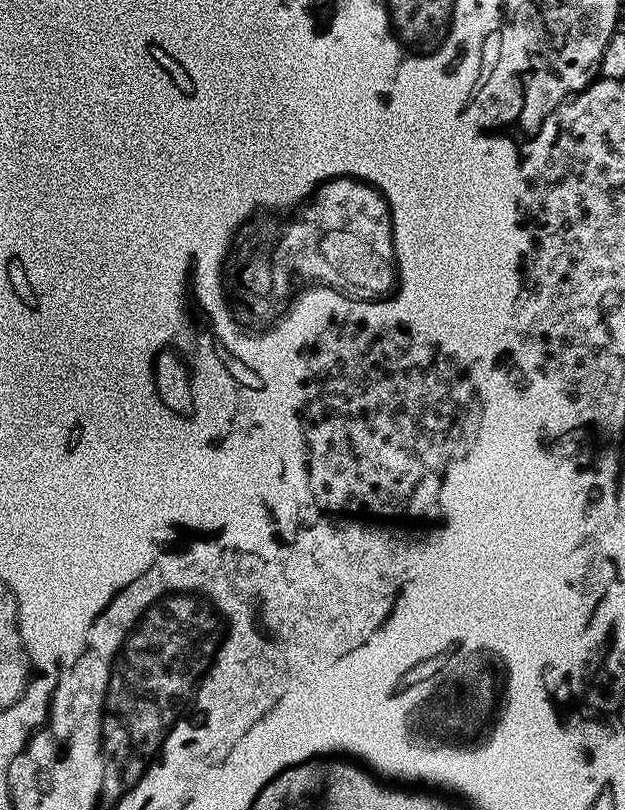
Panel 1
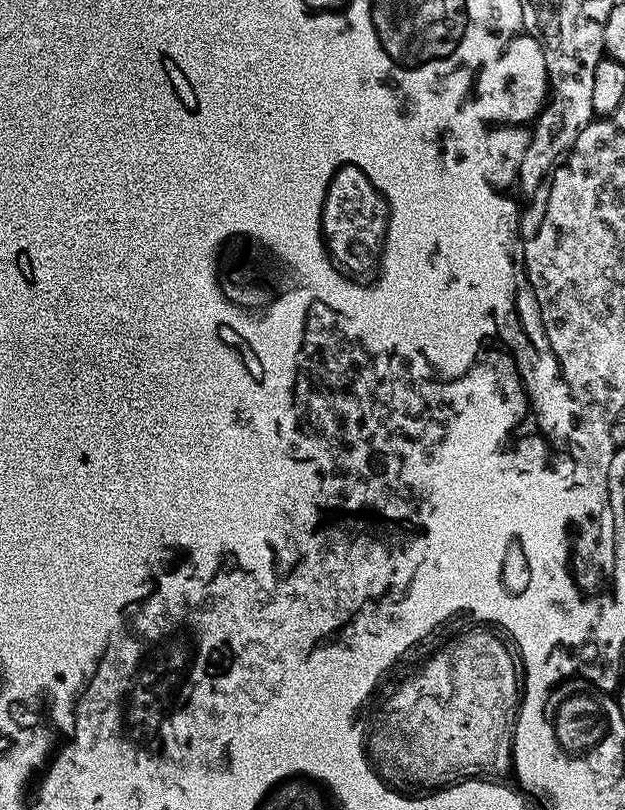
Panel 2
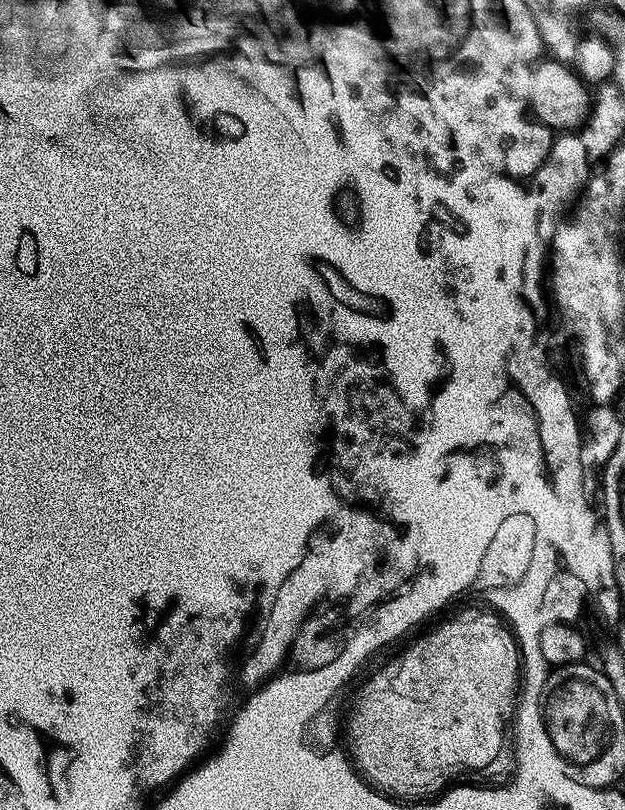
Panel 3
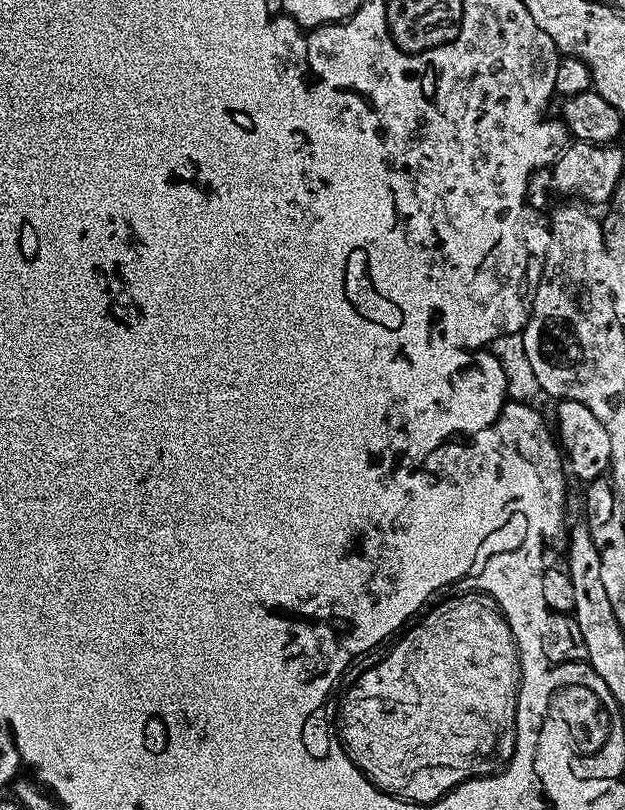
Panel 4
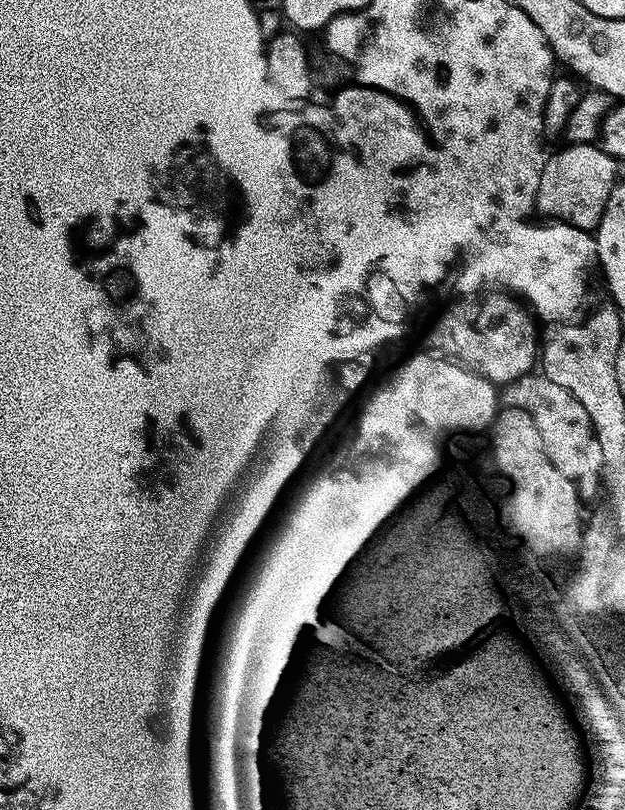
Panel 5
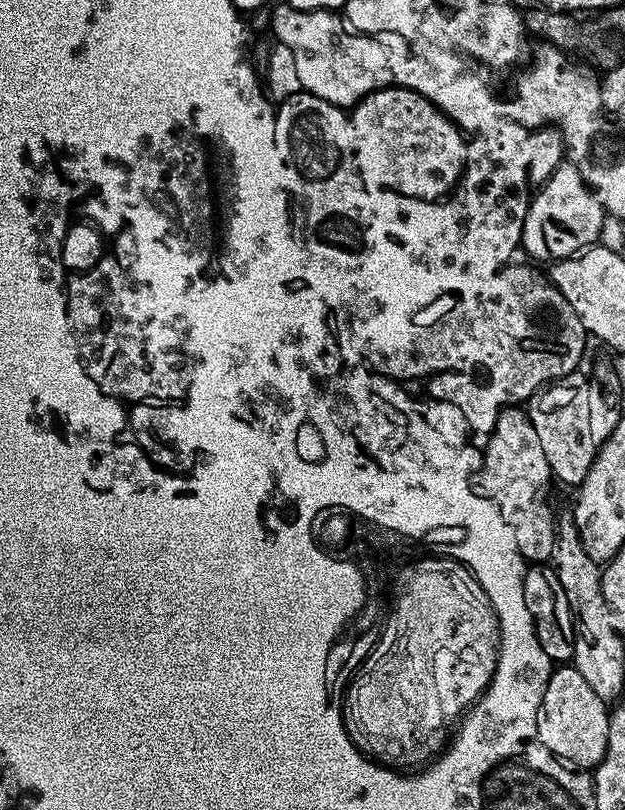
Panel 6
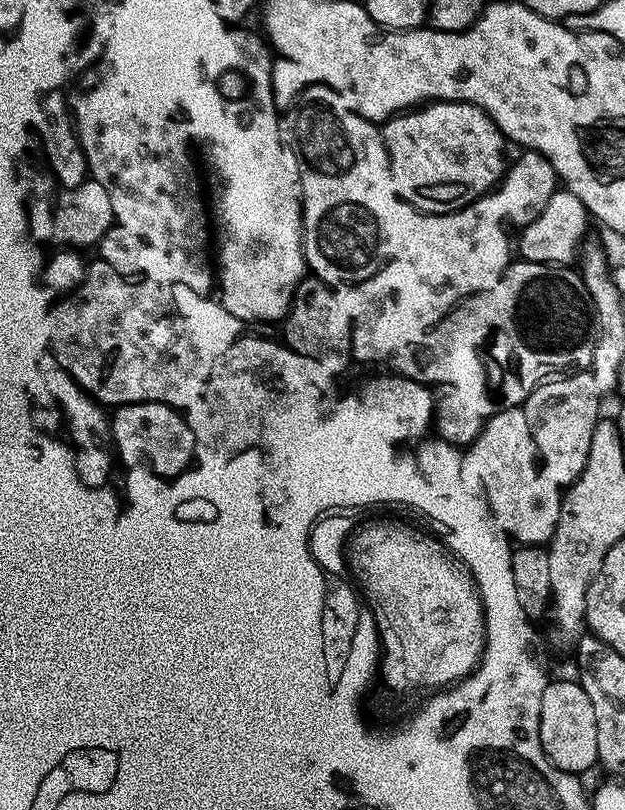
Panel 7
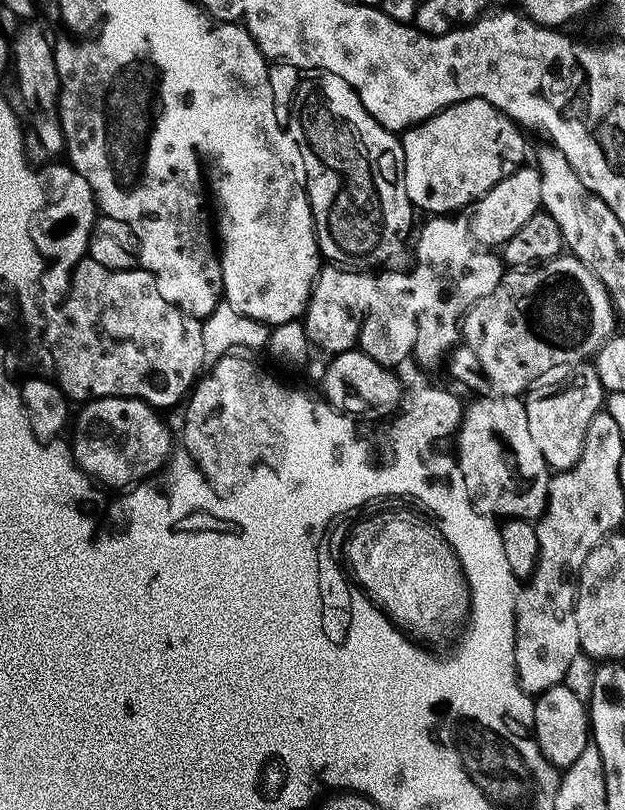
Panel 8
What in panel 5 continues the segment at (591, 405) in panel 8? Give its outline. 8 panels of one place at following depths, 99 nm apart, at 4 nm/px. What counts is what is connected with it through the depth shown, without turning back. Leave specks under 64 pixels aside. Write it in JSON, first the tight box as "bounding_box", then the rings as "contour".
{"bounding_box":[503,374,604,502],"contour":[[[540,374],[529,375],[520,383],[513,382],[503,392],[504,400],[510,407],[525,408],[522,410],[532,417],[534,425],[544,435],[544,442],[551,452],[551,461],[558,466],[560,473],[566,474],[574,482],[581,499],[584,502],[594,499],[600,488],[599,480],[602,480],[604,463],[602,446],[596,437],[590,414],[586,414],[586,406],[582,406],[582,402],[570,394],[566,386],[558,386],[558,382]]]}

